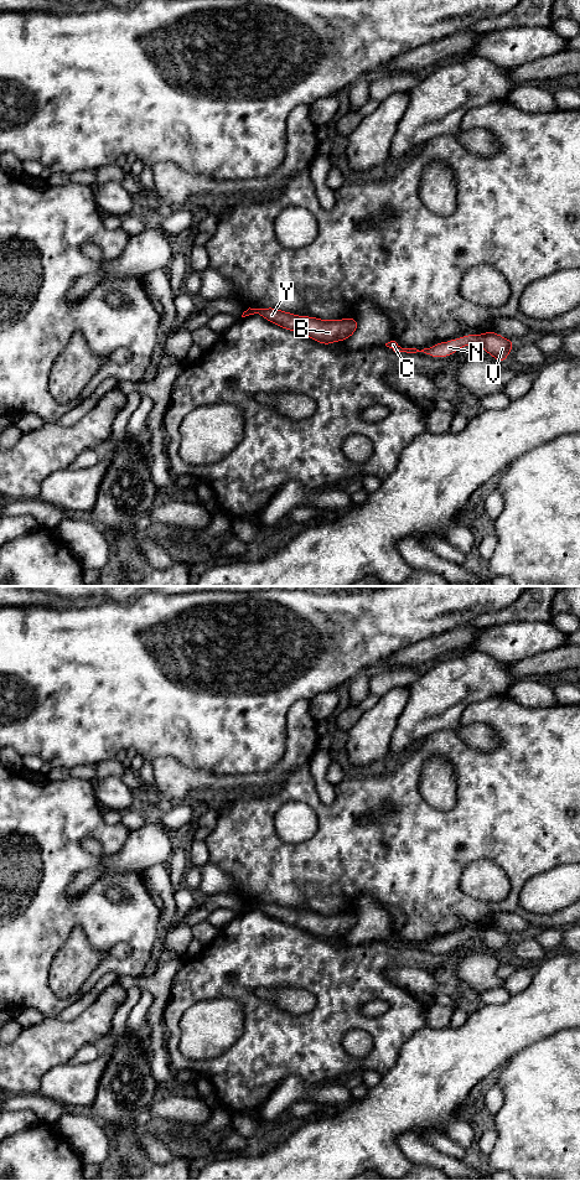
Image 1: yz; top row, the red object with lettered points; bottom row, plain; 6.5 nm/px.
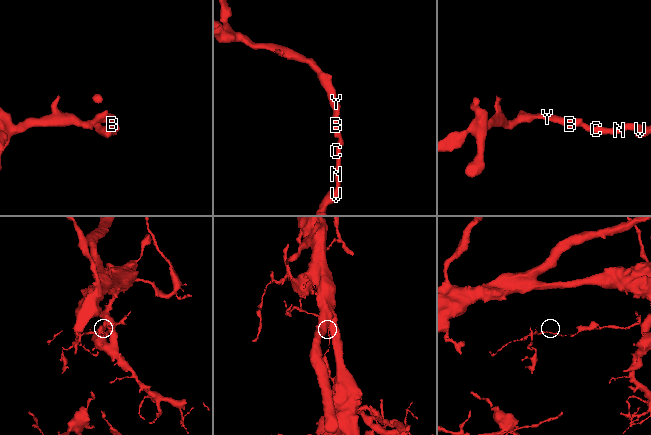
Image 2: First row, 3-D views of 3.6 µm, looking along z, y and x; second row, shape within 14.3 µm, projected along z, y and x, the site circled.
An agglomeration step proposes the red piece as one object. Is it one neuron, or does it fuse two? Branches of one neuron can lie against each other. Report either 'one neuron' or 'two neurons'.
one neuron

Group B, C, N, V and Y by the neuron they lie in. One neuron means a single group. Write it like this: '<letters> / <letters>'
B C N V Y

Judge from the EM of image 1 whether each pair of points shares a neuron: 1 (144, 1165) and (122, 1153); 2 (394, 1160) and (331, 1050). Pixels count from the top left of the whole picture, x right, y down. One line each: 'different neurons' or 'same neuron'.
1: same neuron
2: different neurons

